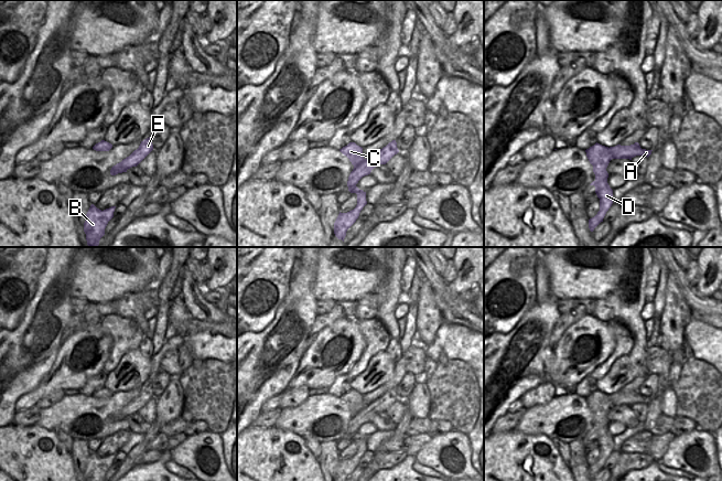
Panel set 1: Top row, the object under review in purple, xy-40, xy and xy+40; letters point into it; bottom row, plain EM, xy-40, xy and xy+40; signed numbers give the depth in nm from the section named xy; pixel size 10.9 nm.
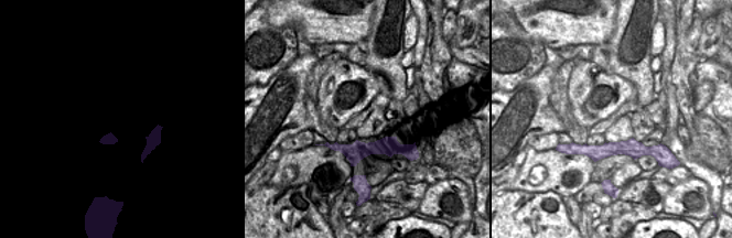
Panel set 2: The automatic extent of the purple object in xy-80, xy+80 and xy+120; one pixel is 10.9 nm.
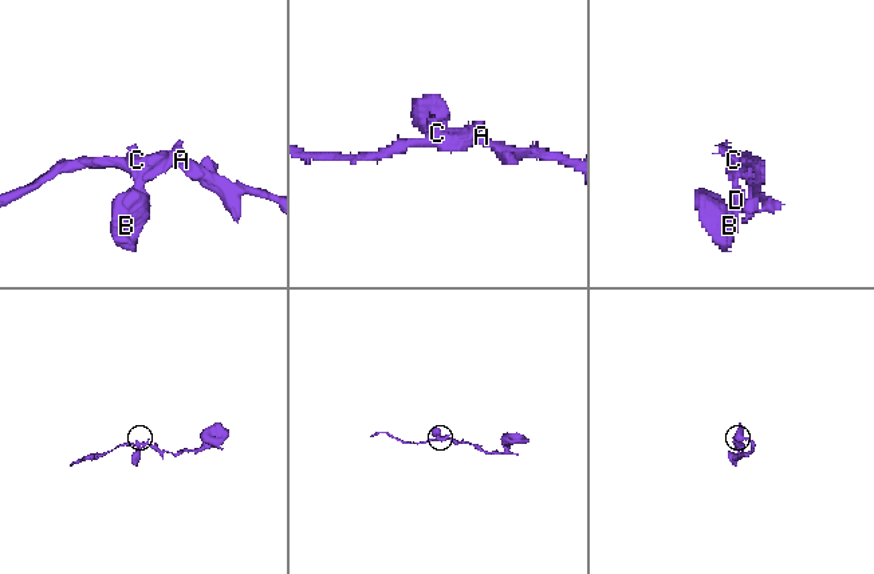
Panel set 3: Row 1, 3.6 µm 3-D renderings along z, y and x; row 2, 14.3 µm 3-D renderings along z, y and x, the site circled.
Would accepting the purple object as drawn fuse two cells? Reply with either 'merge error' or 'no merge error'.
merge error

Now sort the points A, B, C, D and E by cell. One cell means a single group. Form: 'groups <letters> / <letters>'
groups A / B C D E

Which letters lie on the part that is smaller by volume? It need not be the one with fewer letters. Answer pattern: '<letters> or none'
B, C, D, E

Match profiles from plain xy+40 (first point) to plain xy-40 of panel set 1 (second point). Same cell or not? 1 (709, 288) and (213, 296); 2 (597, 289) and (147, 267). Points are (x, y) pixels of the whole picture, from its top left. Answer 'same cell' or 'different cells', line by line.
1: different cells
2: same cell

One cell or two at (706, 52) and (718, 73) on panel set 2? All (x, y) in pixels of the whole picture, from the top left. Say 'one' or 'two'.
two

